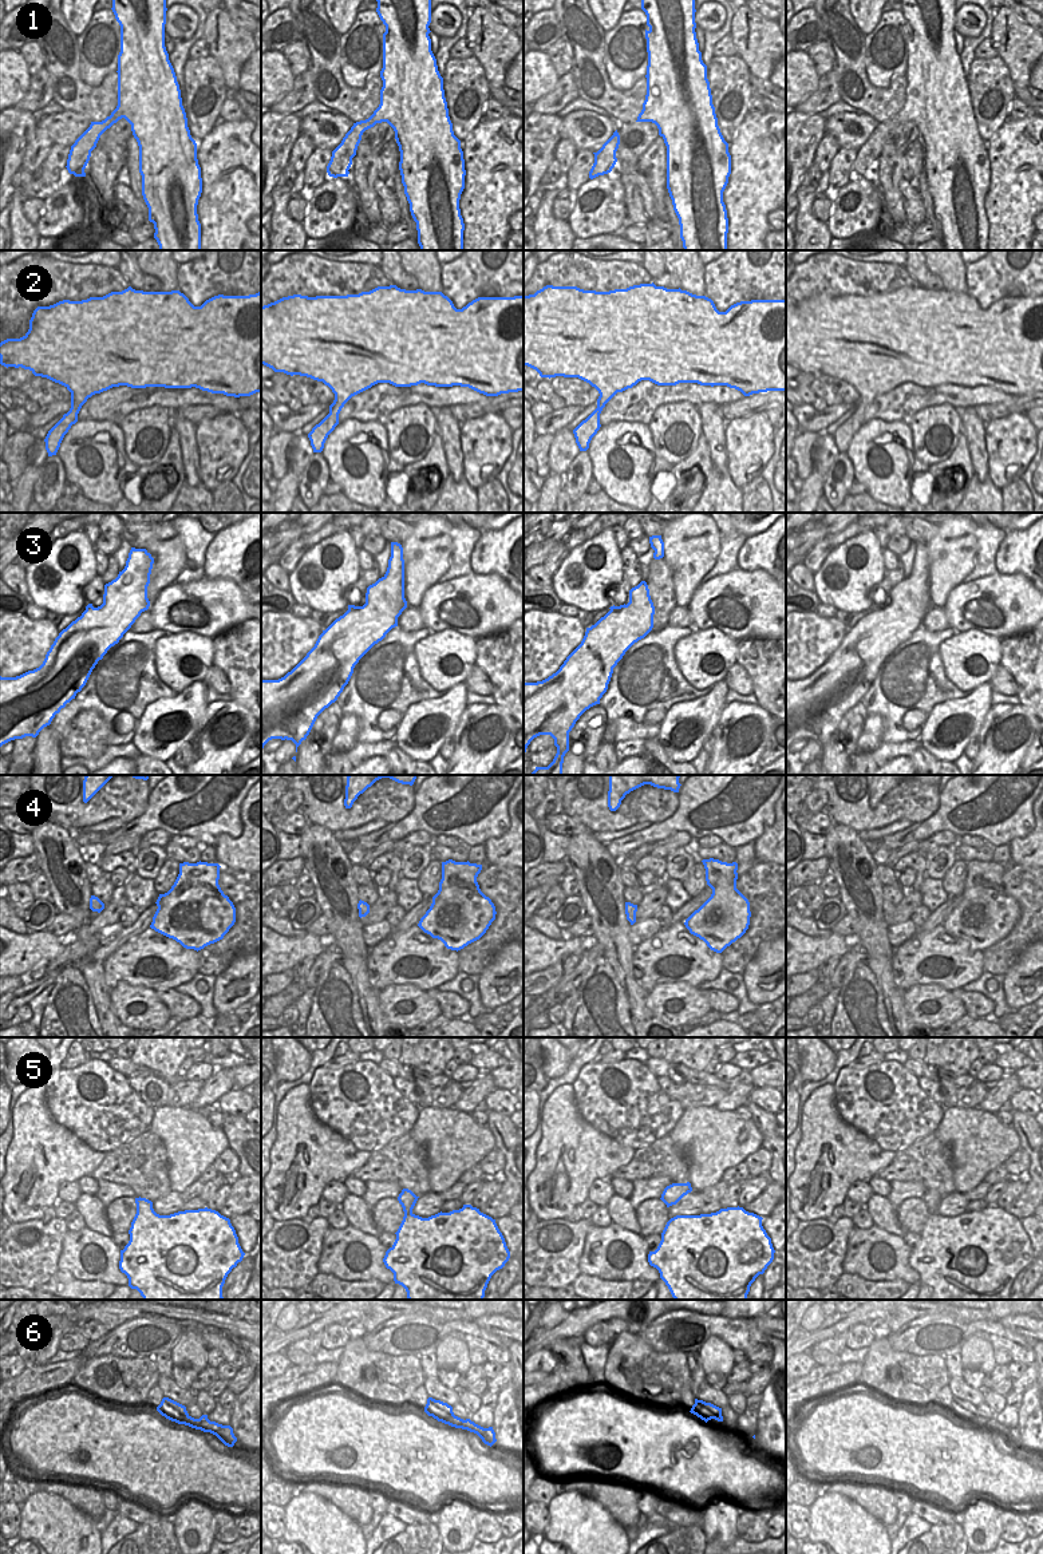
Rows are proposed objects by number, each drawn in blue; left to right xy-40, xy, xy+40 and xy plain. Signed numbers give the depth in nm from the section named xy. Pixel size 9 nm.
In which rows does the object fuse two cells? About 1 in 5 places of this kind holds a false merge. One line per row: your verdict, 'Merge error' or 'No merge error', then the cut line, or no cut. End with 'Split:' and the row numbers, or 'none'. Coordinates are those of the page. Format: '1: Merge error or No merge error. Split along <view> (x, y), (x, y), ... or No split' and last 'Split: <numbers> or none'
1: No merge error. No split
2: No merge error. No split
3: No merge error. No split
4: No merge error. No split
5: No merge error. No split
6: Merge error. Split along xy (454, 1415), (449, 1424)
Split: 6

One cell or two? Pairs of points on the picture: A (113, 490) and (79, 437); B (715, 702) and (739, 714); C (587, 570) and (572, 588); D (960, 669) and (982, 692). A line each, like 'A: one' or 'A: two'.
A: one
B: two
C: one
D: two

